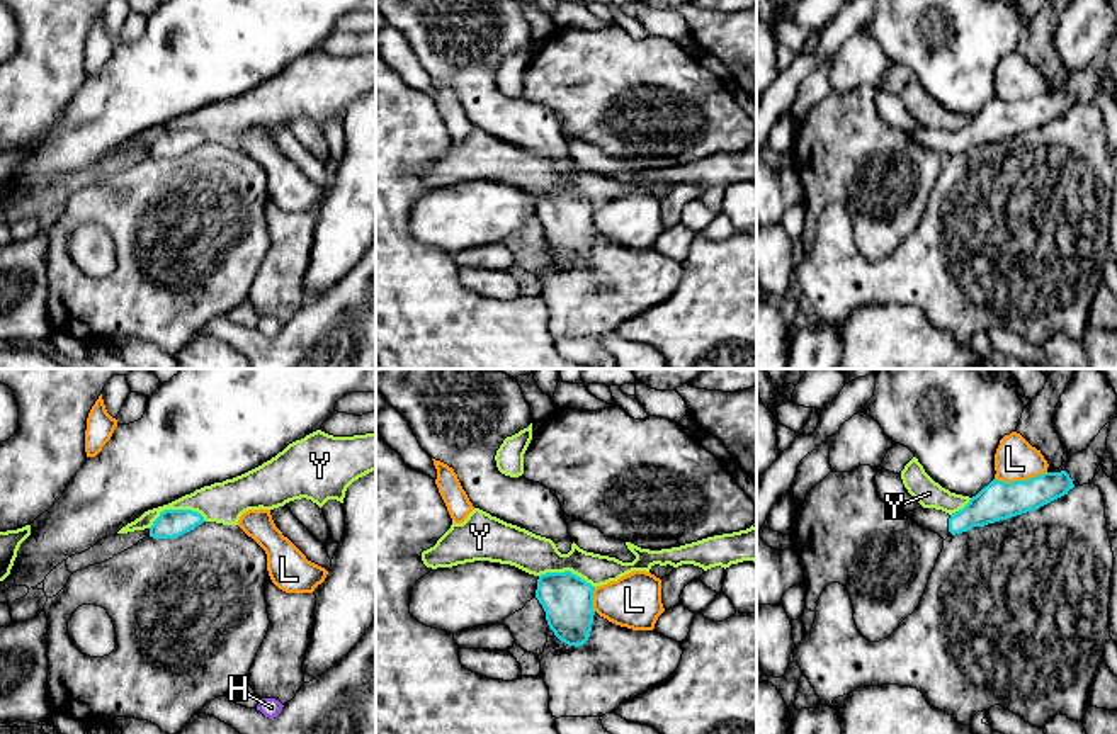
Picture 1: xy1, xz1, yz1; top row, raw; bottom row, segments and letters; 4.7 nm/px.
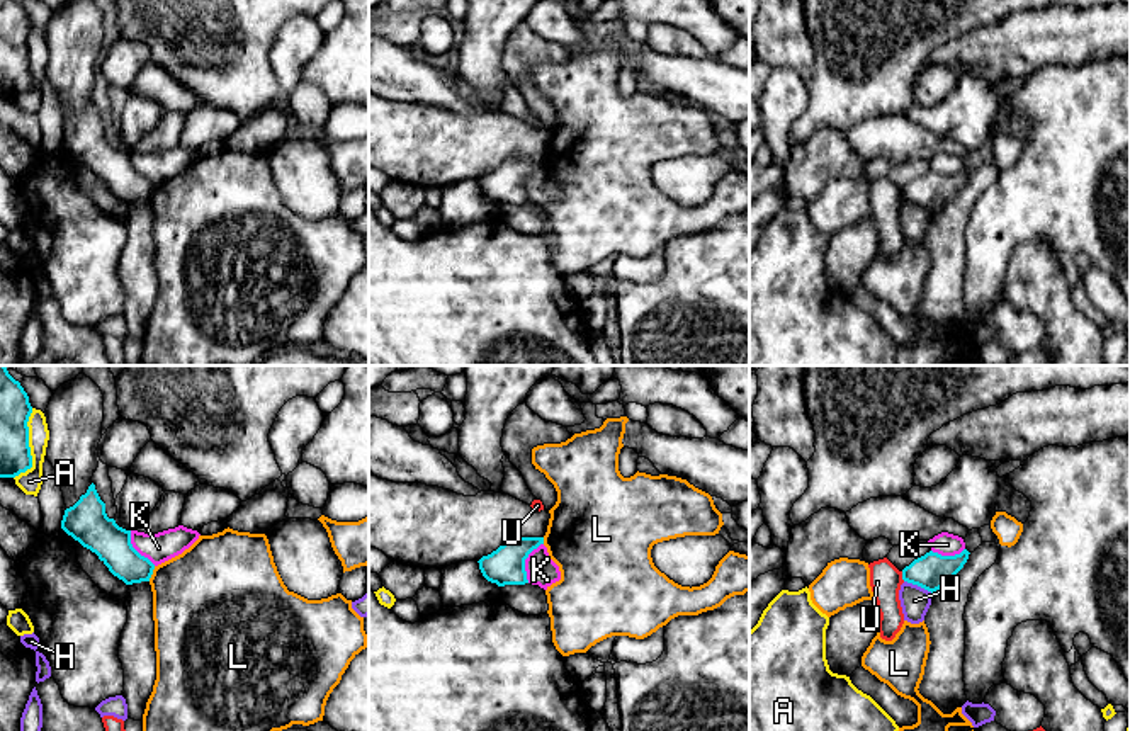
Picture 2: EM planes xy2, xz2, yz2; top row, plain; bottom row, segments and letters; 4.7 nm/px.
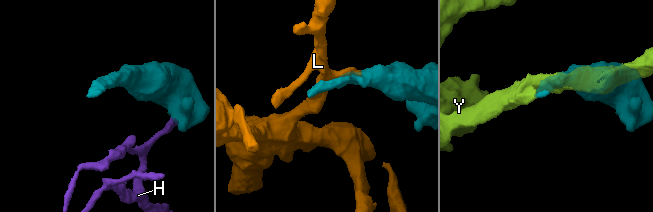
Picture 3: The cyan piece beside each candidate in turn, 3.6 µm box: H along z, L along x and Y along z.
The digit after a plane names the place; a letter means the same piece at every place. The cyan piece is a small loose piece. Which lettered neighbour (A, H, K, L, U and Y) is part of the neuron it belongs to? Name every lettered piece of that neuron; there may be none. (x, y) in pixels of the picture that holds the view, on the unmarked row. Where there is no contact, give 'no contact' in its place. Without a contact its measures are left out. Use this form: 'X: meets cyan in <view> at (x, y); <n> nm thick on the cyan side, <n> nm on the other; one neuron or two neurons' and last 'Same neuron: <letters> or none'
A: meets cyan in xy2 at (28, 65); 150 nm thick on the cyan side, 110 nm on the other; two neurons
H: meets cyan in yz2 at (918, 204); 170 nm thick on the cyan side, 140 nm on the other; two neurons
K: meets cyan in xz2 at (524, 181); 180 nm thick on the cyan side, 140 nm on the other; two neurons
L: meets cyan in yz1 at (1020, 101); 180 nm thick on the cyan side, 200 nm on the other; two neurons
U: meets cyan in yz2 at (903, 196); 170 nm thick on the cyan side, 150 nm on the other; two neurons
Y: meets cyan in xy1 at (175, 129); 140 nm thick on the cyan side, 190 nm on the other; two neurons
Same neuron: none

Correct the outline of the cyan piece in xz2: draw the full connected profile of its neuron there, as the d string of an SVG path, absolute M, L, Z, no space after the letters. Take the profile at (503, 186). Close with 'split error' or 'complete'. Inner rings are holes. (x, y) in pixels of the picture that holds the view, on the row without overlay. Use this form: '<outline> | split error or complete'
M513 156L491 173L483 175L477 180L479 189L488 201L498 206L525 204L528 202L525 178L540 163L544 163L544 156Z | complete

